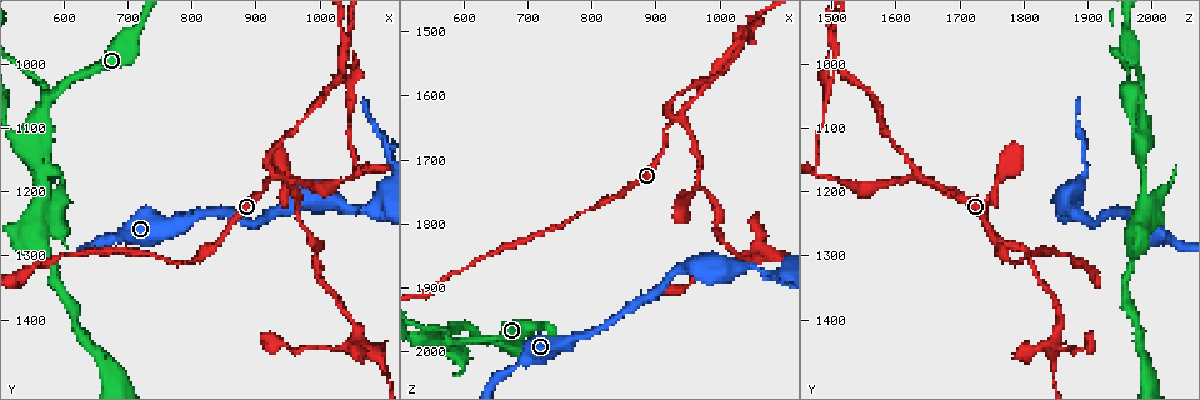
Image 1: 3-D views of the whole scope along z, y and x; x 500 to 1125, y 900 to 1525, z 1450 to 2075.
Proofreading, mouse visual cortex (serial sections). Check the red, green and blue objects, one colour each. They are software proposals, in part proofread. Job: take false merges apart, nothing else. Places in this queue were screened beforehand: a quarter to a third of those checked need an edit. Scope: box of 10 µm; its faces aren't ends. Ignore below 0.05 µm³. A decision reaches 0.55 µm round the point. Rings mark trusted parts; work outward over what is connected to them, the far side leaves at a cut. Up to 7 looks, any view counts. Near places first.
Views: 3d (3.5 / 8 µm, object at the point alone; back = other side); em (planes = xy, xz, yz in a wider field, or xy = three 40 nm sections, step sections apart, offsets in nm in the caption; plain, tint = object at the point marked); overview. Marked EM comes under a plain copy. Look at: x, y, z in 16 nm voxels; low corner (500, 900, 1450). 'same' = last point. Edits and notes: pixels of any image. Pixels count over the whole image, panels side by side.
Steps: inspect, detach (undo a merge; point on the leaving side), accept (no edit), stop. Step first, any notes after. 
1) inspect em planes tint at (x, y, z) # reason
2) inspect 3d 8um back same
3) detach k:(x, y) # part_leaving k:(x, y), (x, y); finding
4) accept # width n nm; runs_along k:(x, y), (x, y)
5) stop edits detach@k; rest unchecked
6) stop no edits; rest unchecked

inspect 3d 8um at (580, 1055, 1980) # a fork

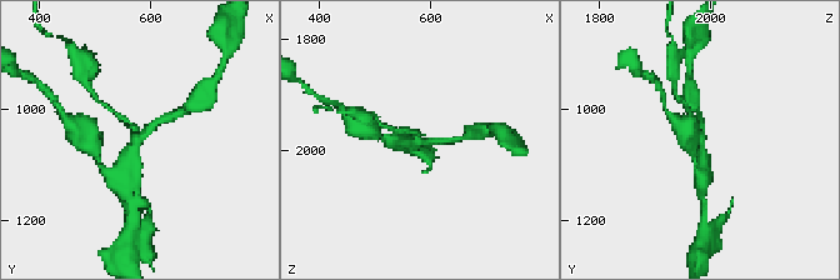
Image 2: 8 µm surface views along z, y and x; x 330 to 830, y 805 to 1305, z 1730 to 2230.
inspect em xy step 3 tint same # now the EM

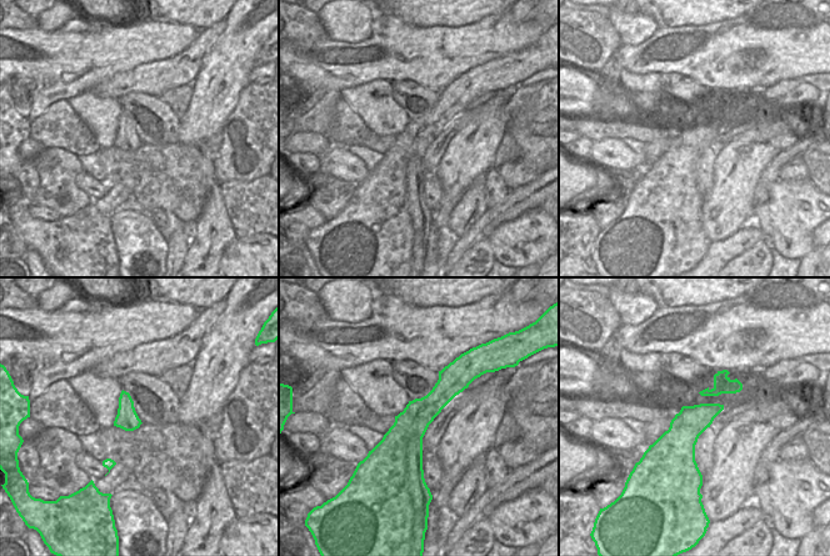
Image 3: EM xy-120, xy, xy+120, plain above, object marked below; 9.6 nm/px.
detach 2:(123, 119) # arm_widths 150, 150, 400 nm; border 3:(420, 435), (406, 447), (406, 479); two cells meet here

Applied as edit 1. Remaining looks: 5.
inspect overview

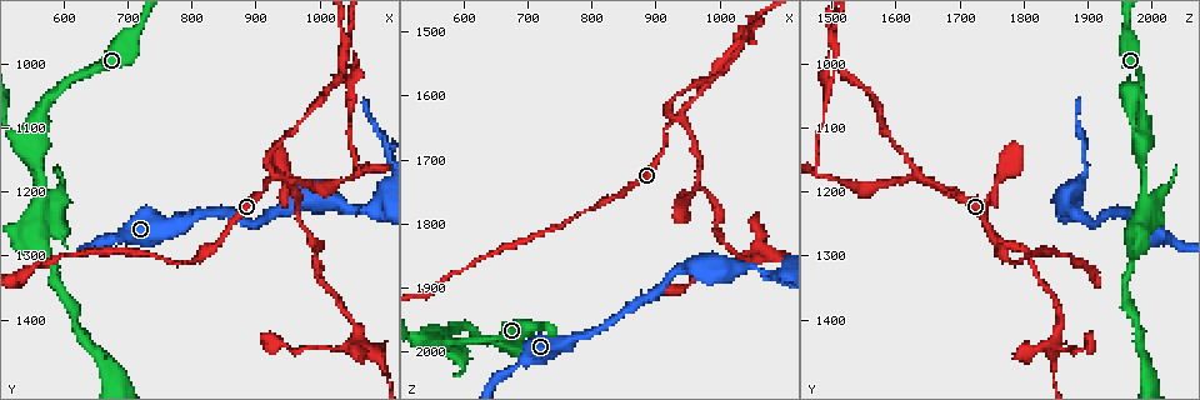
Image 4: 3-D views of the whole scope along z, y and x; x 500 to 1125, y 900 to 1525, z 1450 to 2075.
inspect 3d 8um at (1070, 1225, 1875) # narrows sharply

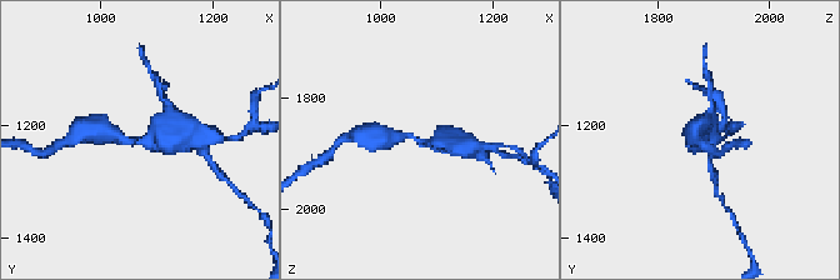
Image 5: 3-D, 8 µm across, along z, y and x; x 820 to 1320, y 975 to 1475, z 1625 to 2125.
inspect em xy step 2 tint same # now the EM

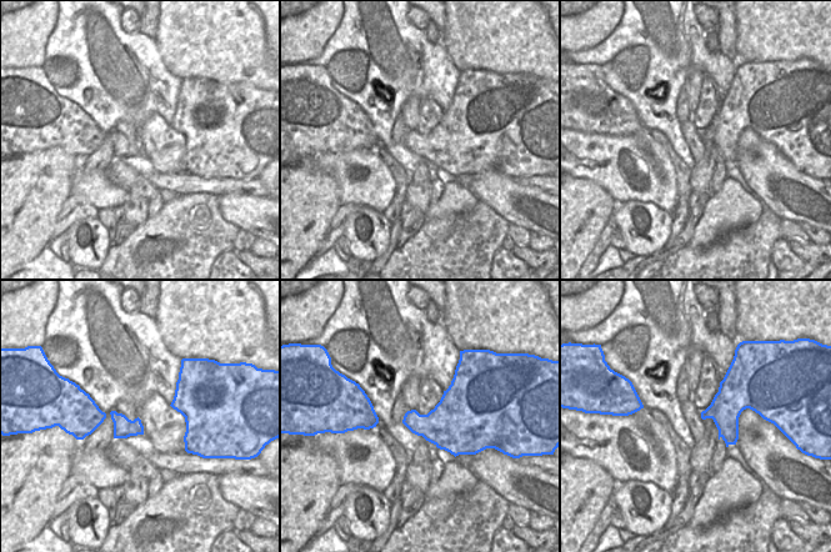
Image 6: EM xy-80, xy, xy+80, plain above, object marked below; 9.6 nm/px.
accept # runs_along 5:(105, 130), (145, 143), (165, 123); all the same cell

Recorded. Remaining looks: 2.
inspect 3d 3.5um at (930, 1170, 1640) # four-way junction

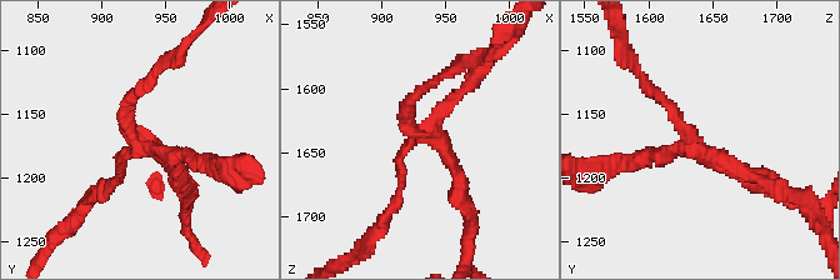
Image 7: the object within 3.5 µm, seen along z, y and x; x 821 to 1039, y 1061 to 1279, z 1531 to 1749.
inspect em xy step 1 tint at (926, 1170, 1638) # arms 4; arm_widths 150, 150, 200, 200 nm

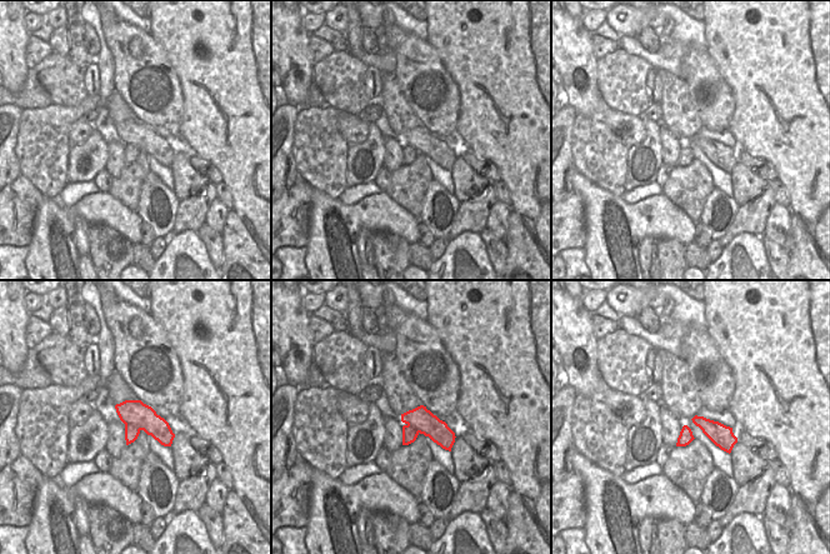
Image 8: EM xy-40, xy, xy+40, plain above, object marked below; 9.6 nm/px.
detach 7:(404, 111) # part_leaving 7:(416, 135), (448, 154), (470, 218); a second cell is stuck on

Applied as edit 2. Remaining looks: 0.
stop edits detach@2, detach@7; rest unchecked

